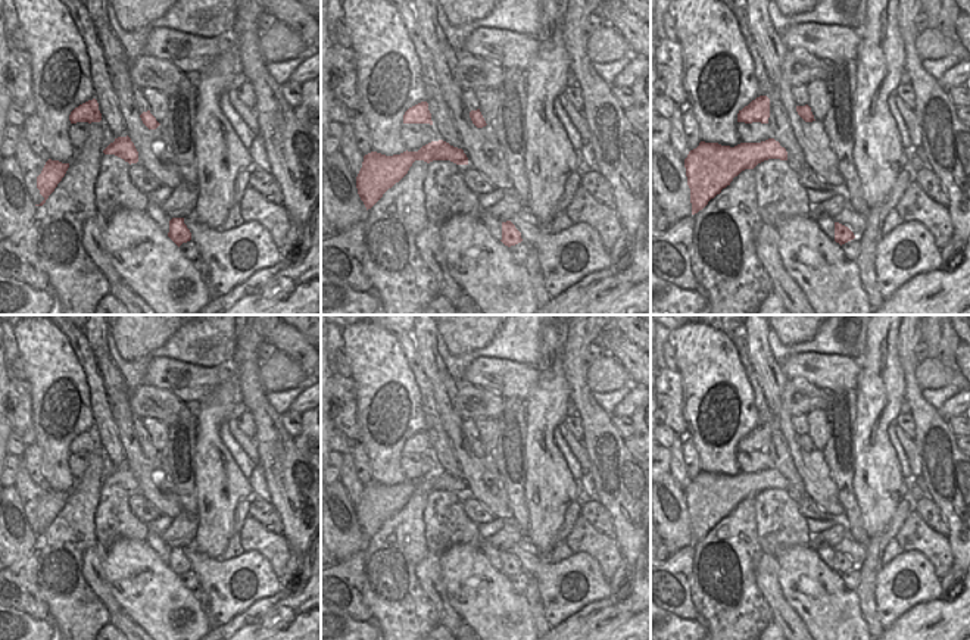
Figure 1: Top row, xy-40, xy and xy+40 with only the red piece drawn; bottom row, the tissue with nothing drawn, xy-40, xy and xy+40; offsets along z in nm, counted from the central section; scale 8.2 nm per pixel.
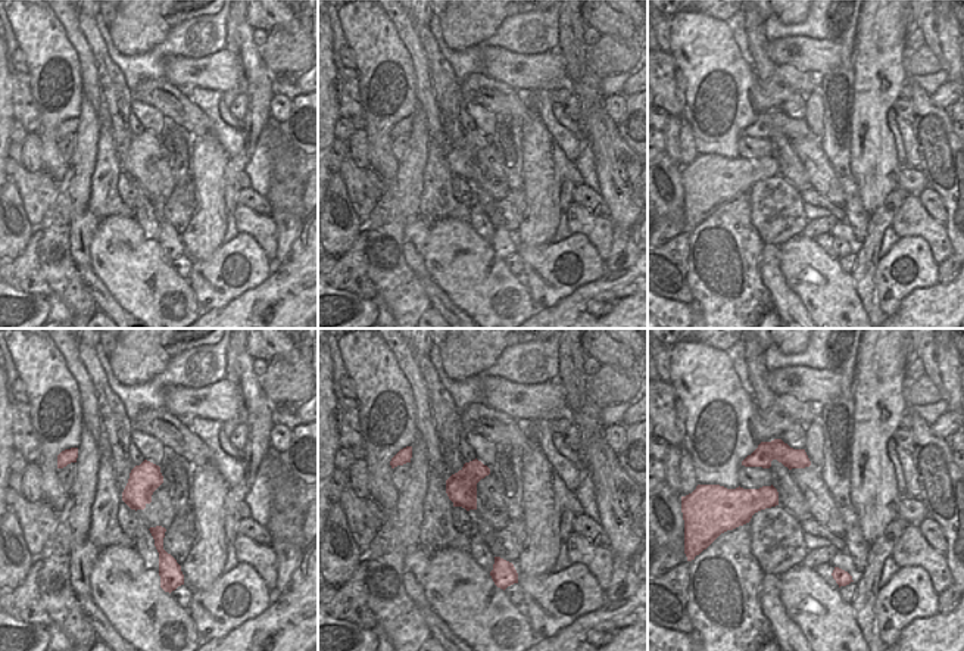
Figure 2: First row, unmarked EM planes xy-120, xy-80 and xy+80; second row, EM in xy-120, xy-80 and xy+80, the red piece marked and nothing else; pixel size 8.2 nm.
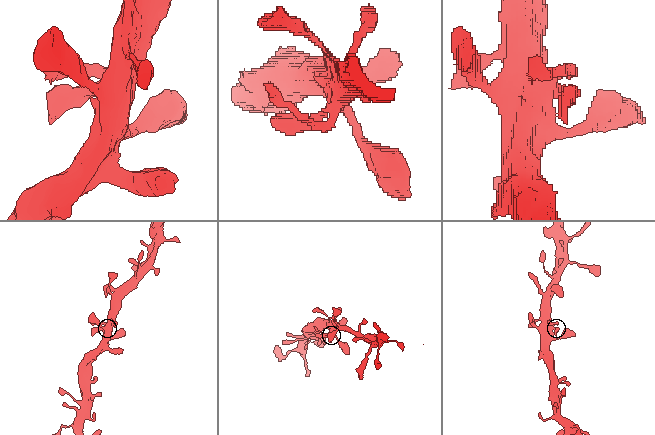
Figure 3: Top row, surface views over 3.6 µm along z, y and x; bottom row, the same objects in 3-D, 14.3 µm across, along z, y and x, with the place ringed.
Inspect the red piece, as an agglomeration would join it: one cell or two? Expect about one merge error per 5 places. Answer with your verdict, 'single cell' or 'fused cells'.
single cell

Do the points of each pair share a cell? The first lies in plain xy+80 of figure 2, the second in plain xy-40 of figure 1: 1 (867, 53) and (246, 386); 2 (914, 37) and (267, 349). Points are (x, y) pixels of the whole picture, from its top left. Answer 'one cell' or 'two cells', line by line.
1: two cells
2: one cell

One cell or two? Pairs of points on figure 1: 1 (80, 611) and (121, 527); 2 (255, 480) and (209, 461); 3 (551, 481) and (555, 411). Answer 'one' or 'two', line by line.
1: two
2: two
3: one

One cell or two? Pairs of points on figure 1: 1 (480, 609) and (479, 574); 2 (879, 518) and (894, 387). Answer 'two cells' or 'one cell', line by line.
1: one cell
2: one cell

